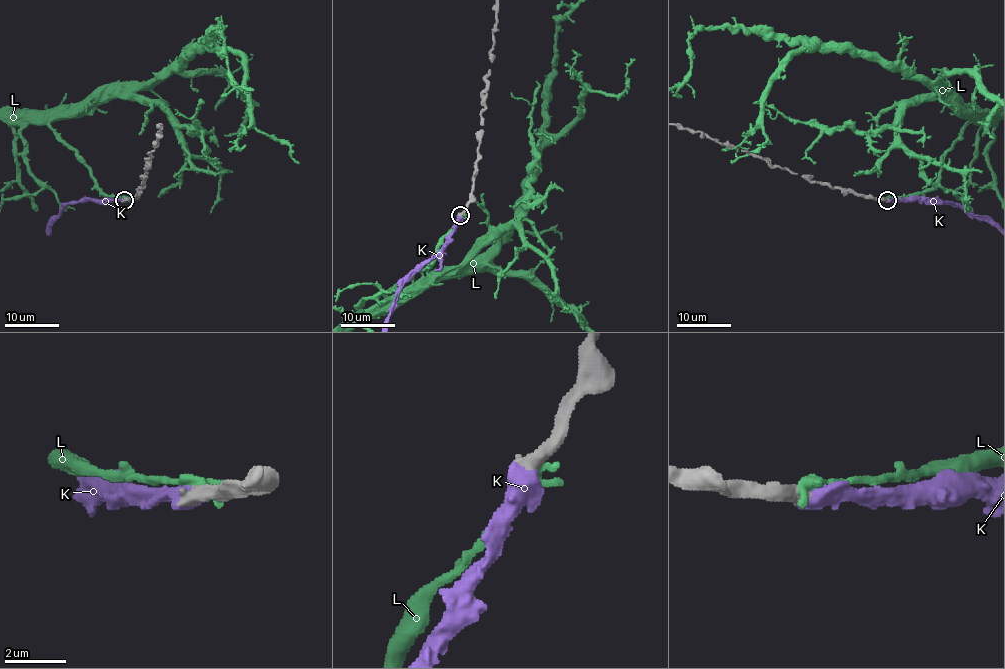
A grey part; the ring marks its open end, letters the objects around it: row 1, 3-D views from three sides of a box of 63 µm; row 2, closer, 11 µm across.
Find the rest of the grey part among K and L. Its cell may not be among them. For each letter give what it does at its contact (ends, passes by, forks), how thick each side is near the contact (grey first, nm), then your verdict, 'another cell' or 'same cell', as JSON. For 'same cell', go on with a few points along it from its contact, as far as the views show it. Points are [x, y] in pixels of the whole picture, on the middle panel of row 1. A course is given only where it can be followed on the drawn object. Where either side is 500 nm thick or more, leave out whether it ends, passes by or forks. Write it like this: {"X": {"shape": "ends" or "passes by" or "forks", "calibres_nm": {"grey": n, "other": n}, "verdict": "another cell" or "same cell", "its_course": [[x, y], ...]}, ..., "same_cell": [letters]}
{"K": {"calibres_nm": {"grey": 500, "other": 650}, "verdict": "same cell"}, "L": {"calibres_nm": {"grey": 550, "other": 480}, "verdict": "another cell"}, "same_cell": ["K"]}

